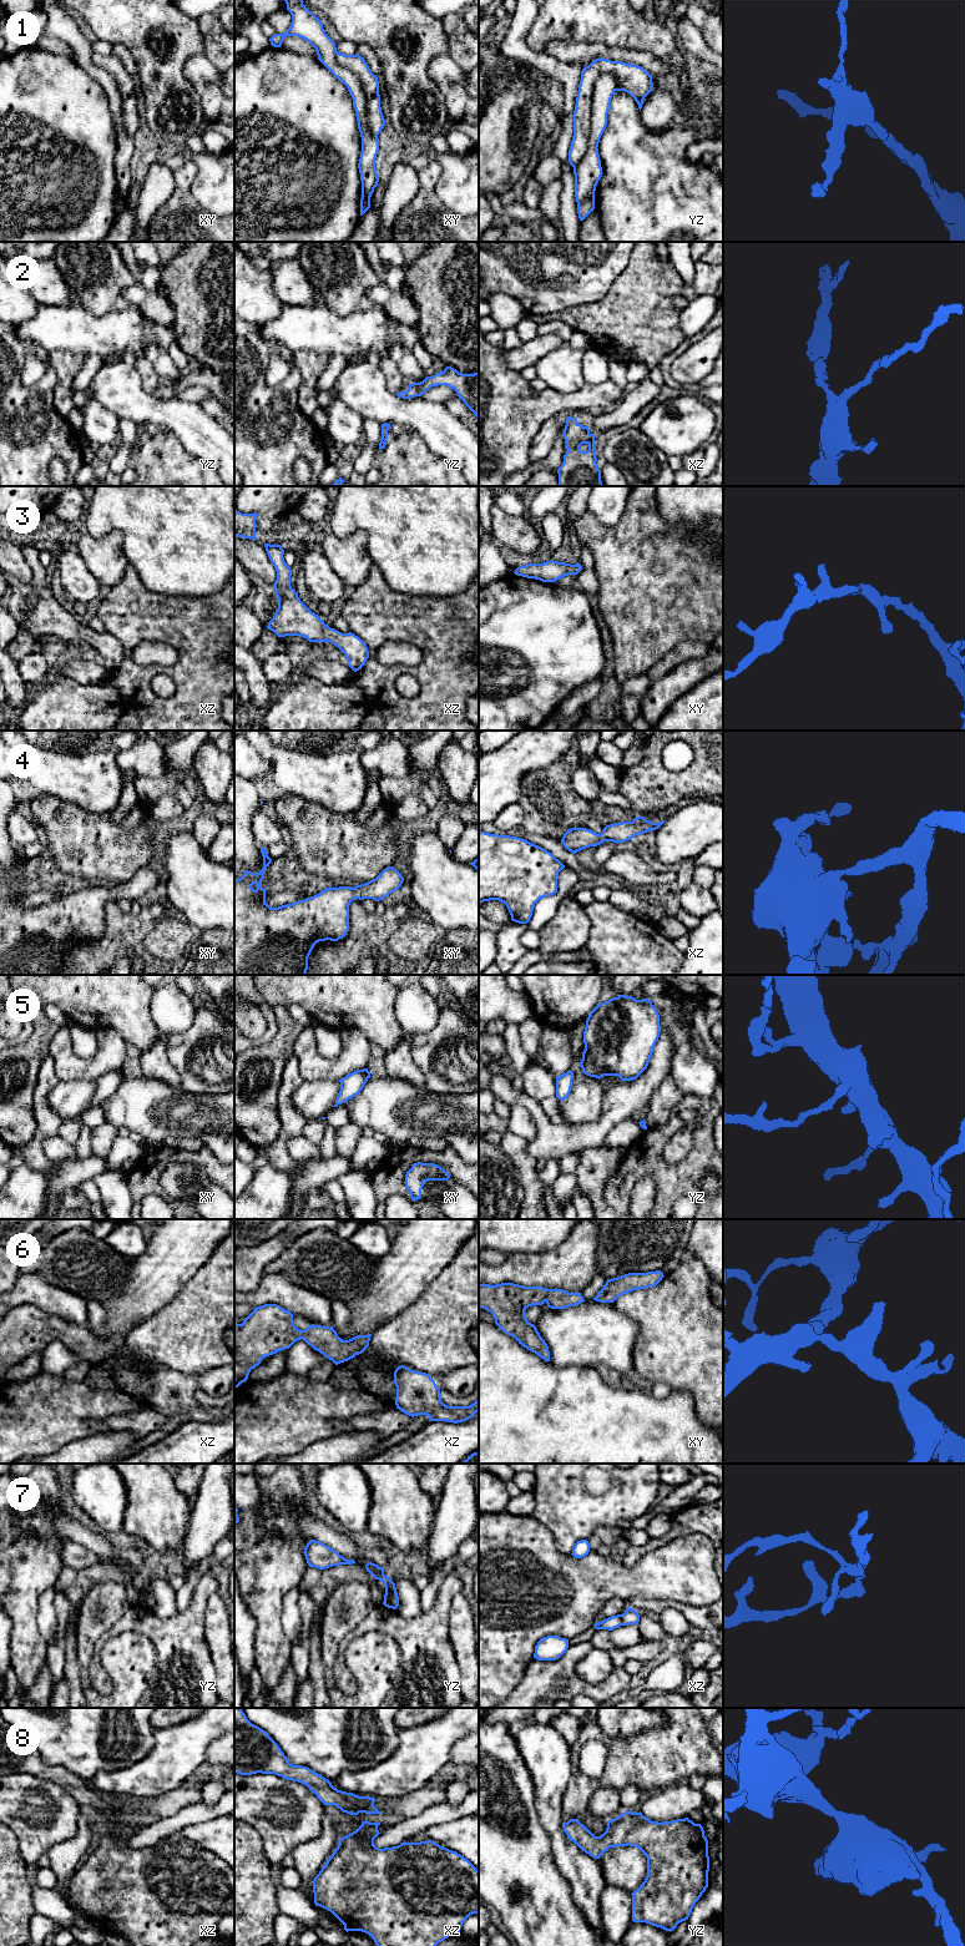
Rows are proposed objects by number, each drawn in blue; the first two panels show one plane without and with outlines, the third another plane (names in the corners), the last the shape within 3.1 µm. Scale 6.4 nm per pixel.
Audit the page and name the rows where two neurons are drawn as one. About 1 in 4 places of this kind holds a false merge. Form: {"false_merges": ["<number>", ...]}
{"false_merges": ["1", "7"]}

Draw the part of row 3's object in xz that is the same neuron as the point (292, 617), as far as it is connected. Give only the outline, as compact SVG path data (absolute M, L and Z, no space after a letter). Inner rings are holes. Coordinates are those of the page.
M264 544L267 555L277 571L274 582L278 608L267 628L278 637L302 636L309 642L330 642L347 657L348 666L354 671L362 669L369 658L367 645L354 633L342 633L330 628L312 612L290 586L292 570L286 563L284 550L281 545Z

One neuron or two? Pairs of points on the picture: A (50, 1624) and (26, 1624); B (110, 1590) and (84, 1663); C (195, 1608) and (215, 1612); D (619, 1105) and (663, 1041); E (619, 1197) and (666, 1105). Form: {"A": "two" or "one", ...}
{"A": "two", "B": "one", "C": "two", "D": "one", "E": "two"}

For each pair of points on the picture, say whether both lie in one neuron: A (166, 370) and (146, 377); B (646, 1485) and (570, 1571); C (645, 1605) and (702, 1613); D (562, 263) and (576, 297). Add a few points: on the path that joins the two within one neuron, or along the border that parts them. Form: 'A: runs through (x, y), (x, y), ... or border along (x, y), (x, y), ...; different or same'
A: border along (144, 355), (162, 382); different
B: border along (551, 1532), (556, 1548), (562, 1553), (570, 1555); different
C: runs through (658, 1605), (675, 1605), (688, 1612); same
D: runs through (571, 269), (579, 277), (579, 288); same

